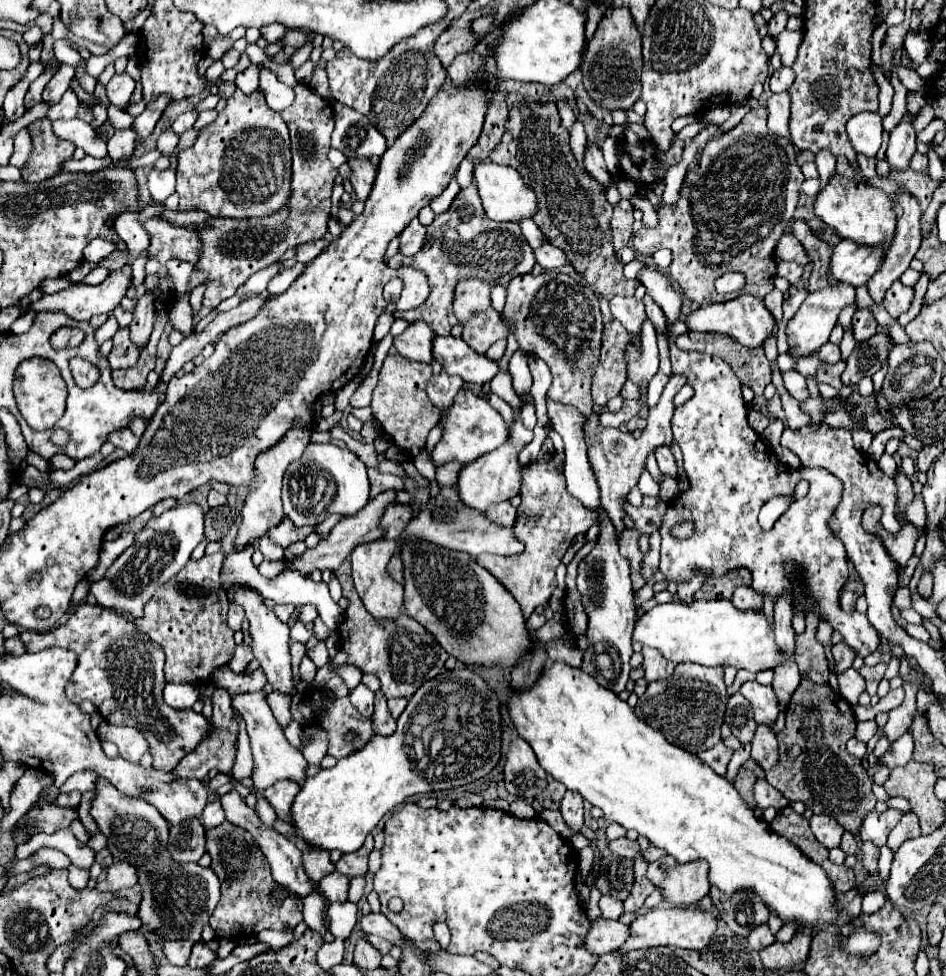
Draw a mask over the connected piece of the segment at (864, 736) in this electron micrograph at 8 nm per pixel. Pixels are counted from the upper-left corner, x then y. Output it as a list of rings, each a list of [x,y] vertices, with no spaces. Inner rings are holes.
[[[867,720],[867,722],[857,722],[857,738],[863,742],[869,742],[869,738],[877,732],[877,722],[875,720]]]

